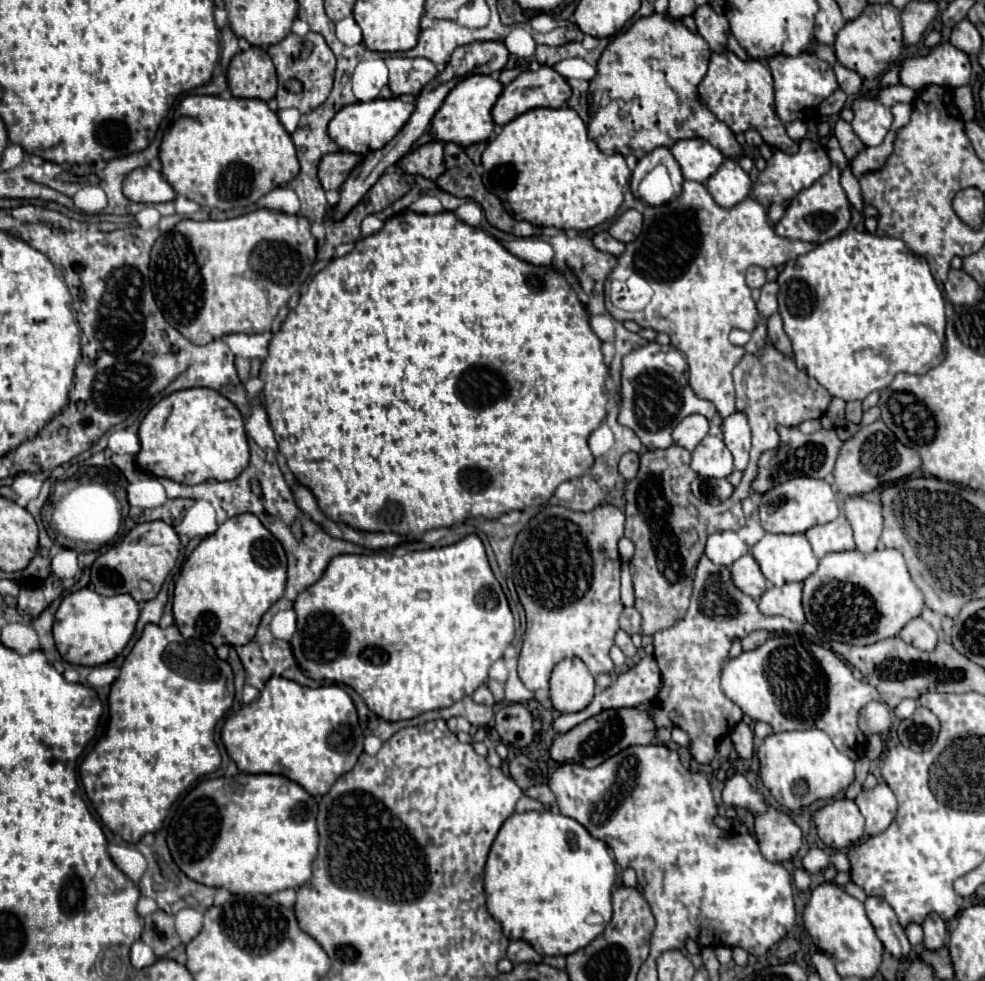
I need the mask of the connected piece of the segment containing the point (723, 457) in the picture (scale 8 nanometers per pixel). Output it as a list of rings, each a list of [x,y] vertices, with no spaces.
[[[704,437],[700,445],[692,451],[692,465],[700,477],[728,477],[734,471],[732,453],[726,449],[720,437]]]

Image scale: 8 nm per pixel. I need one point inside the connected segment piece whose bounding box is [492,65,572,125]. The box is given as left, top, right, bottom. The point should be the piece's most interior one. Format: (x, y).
(544, 88)

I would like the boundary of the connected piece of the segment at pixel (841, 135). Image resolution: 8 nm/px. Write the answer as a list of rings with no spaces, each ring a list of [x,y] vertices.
[[[844,119],[838,120],[836,127],[834,127],[834,133],[836,133],[836,137],[840,141],[840,147],[842,147],[844,155],[848,157],[848,161],[852,161],[854,155],[864,149],[864,145],[858,141],[858,137],[856,137],[851,124],[844,121]]]

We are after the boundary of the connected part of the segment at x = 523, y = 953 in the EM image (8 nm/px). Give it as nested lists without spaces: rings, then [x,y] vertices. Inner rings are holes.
[[[510,941],[506,957],[512,963],[538,963],[538,961],[542,961],[542,955],[538,955],[532,949],[532,945],[526,941]]]

